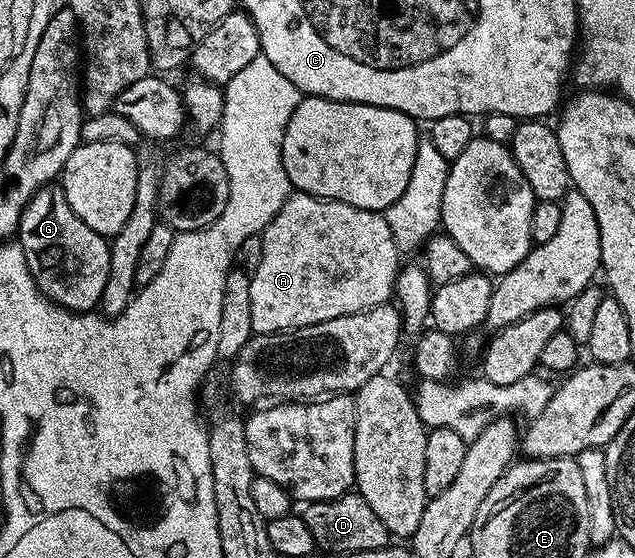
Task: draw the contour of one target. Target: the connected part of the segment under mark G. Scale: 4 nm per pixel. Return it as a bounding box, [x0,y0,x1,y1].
[17,182,111,313]

